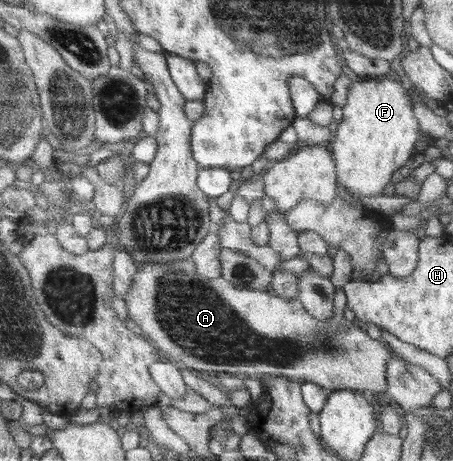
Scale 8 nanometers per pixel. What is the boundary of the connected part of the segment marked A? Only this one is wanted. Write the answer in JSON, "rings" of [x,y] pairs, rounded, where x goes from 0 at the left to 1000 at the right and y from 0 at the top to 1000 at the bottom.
{"rings":[[[415,557],[309,579],[274,653],[283,698],[364,766],[369,781],[395,796],[459,805],[466,813],[539,811],[570,824],[578,813],[618,813],[660,833],[695,831],[724,850],[808,846],[850,868],[852,785],[868,768],[841,735],[819,735],[808,720],[755,688],[757,631],[742,625],[735,642],[737,681],[720,696],[702,696],[667,666],[656,646],[627,649],[596,631],[521,627],[490,601],[472,607],[448,603],[433,592],[430,568]]]}

